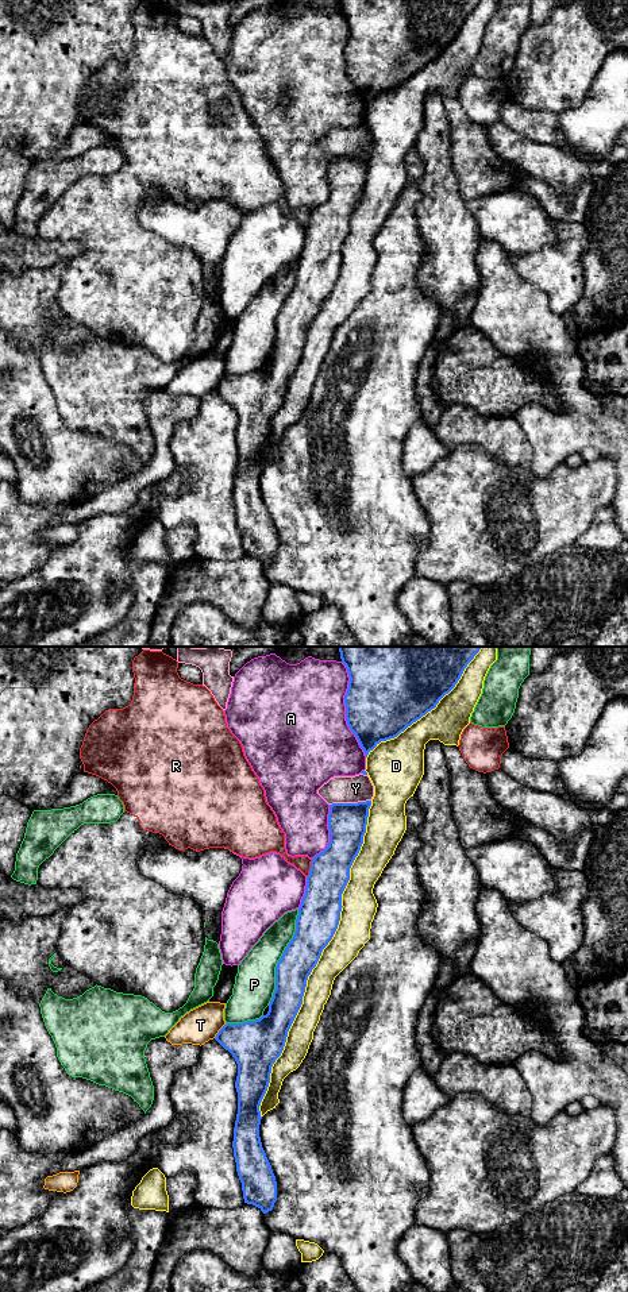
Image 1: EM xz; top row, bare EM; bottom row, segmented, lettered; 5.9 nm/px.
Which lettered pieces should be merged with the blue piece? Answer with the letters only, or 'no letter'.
no letter

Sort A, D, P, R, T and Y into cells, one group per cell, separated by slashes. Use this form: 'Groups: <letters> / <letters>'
Groups: A / D / P / R / T / Y

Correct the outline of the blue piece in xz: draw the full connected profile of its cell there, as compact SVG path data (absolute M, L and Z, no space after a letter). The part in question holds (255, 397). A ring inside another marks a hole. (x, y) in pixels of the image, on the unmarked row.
M371 153L330 157L328 198L311 213L305 246L298 259L296 284L276 319L276 342L269 363L259 371L244 375L226 375L215 392L228 402L238 416L235 440L238 466L234 479L234 509L242 535L244 555L258 559L263 566L273 562L277 552L277 533L259 489L261 454L270 435L271 419L281 408L288 383L303 356L308 328L316 319L323 301L332 292L342 263L342 246L350 232L350 220L358 208L366 185Z

